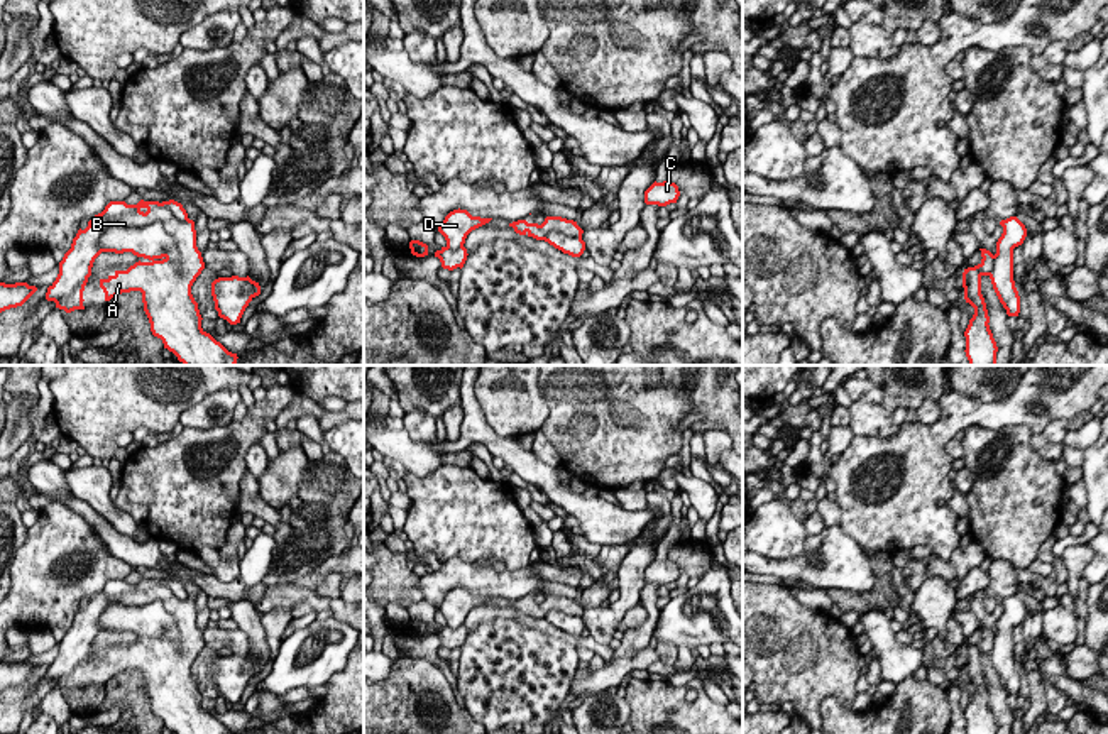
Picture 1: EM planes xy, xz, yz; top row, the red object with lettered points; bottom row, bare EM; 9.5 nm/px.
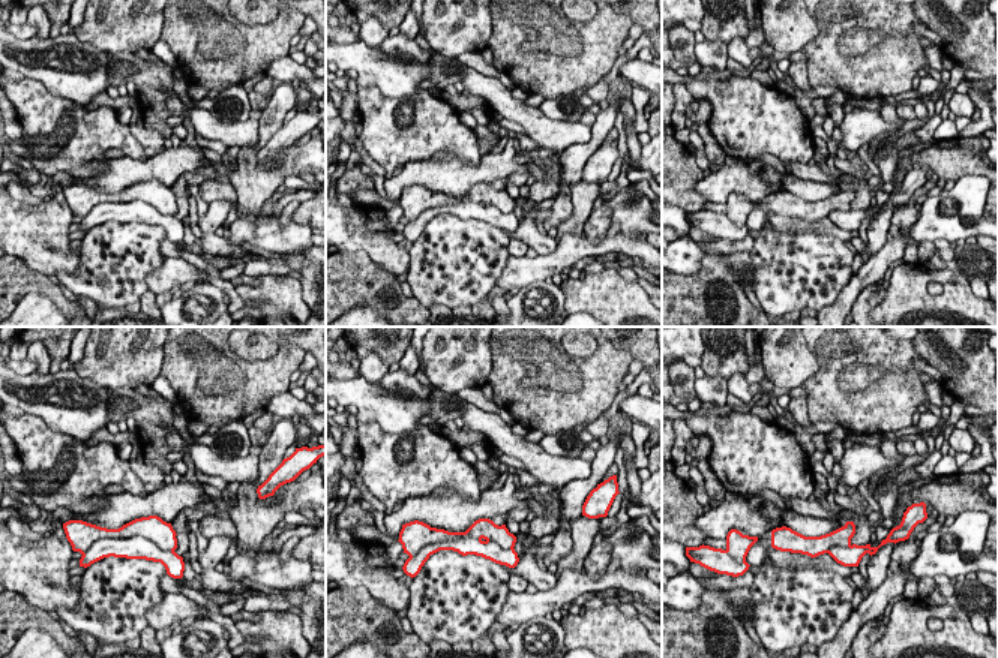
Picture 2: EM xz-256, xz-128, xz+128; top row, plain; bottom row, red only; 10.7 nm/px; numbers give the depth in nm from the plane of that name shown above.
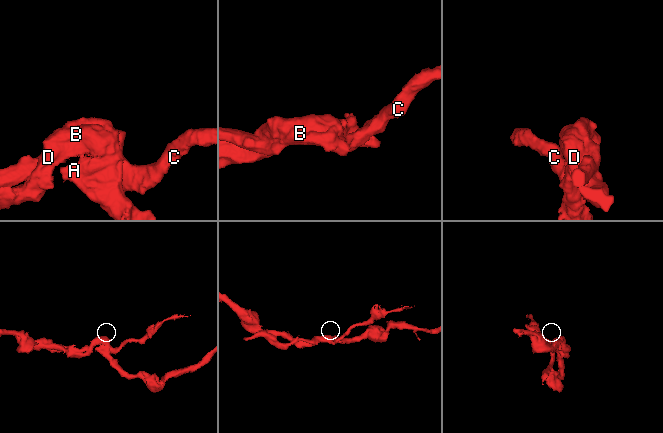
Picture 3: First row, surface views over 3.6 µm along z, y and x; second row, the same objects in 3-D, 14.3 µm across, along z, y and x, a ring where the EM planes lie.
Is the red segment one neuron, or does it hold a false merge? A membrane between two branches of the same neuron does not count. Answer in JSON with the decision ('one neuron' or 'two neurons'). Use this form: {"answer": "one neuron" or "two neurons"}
{"answer": "one neuron"}

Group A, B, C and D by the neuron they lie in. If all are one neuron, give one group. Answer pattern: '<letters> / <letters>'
A B C D

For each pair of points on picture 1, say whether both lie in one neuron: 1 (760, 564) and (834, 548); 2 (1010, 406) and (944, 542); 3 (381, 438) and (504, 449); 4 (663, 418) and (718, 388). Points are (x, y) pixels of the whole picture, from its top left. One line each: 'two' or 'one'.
1: one
2: one
3: two
4: two

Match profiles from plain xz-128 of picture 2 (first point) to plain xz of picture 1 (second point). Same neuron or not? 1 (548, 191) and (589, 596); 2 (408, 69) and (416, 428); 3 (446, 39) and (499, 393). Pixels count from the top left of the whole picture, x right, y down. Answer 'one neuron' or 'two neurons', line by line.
1: one neuron
2: two neurons
3: one neuron

